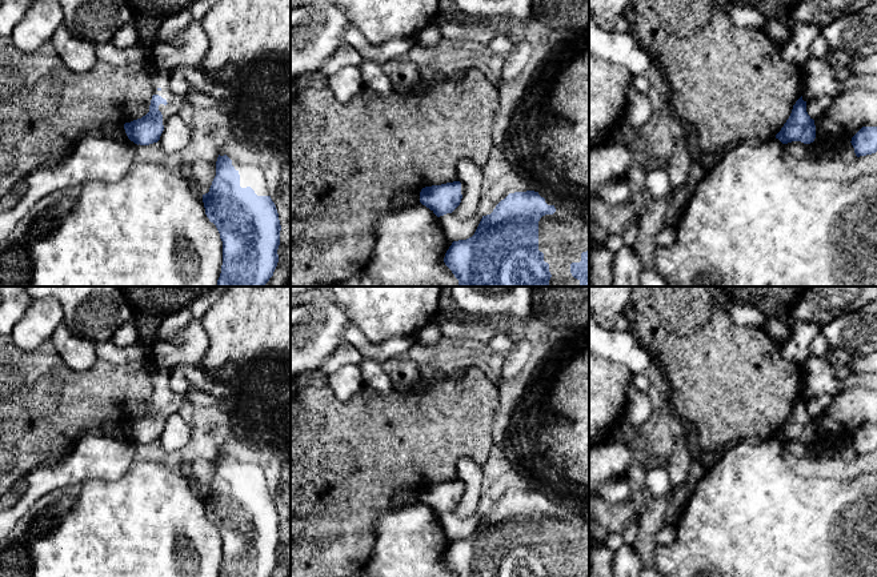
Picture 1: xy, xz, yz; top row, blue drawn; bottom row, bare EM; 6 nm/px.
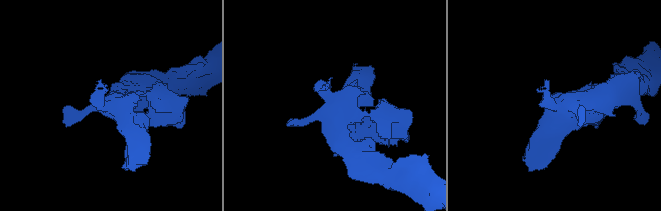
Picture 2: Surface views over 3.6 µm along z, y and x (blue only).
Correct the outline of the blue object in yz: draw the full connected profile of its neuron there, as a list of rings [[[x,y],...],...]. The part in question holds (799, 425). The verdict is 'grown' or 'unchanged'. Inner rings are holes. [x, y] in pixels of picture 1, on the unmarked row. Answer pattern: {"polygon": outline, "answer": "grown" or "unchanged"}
{"polygon": [[[802,394],[793,404],[792,412],[781,429],[776,433],[782,442],[801,440],[810,442],[816,437],[814,418],[806,410],[806,400]]], "answer": "unchanged"}

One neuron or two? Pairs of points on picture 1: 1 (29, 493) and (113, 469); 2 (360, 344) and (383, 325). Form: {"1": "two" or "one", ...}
{"1": "one", "2": "two"}

